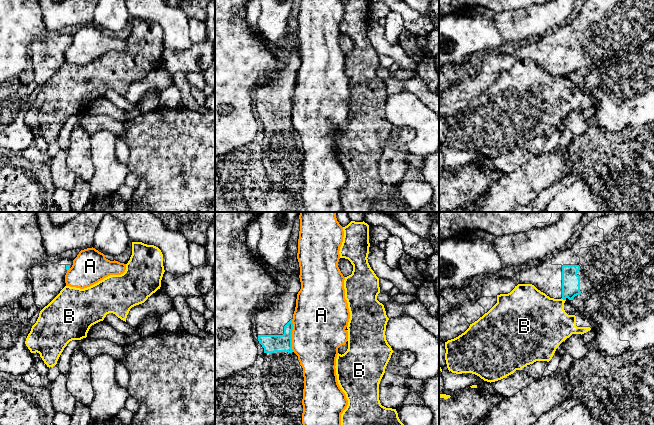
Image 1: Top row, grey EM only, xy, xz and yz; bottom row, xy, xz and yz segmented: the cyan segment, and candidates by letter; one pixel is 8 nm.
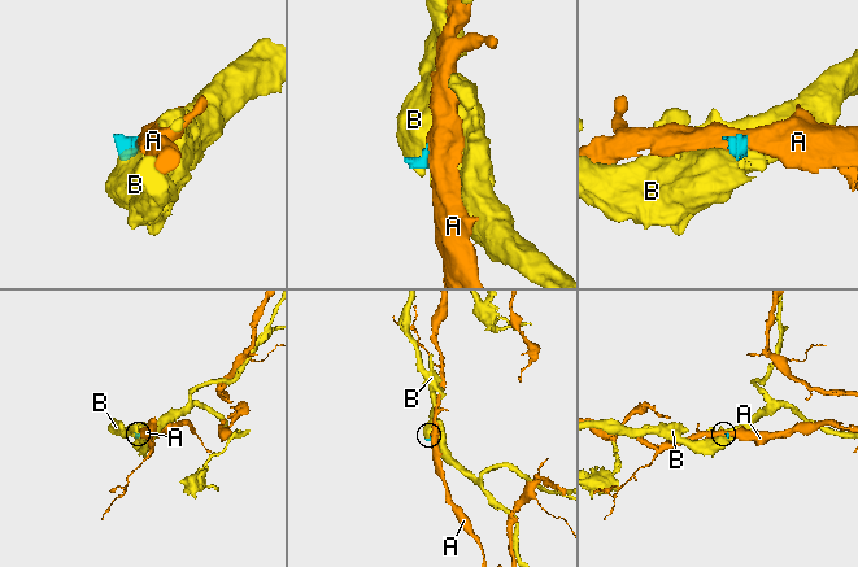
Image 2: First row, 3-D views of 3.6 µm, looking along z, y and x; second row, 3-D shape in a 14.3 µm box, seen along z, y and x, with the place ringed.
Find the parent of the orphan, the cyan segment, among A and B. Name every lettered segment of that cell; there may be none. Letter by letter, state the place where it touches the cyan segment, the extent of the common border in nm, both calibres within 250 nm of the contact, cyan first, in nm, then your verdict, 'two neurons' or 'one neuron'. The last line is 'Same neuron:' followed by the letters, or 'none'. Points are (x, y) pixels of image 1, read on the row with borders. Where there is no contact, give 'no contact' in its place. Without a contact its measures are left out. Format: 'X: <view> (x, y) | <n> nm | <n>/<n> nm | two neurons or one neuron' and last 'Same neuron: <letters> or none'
A: xz (291, 335) | 260 nm | 140/440 nm | two neurons
B: yz (563, 299) | 40 nm | 140/420 nm | two neurons
Same neuron: none

